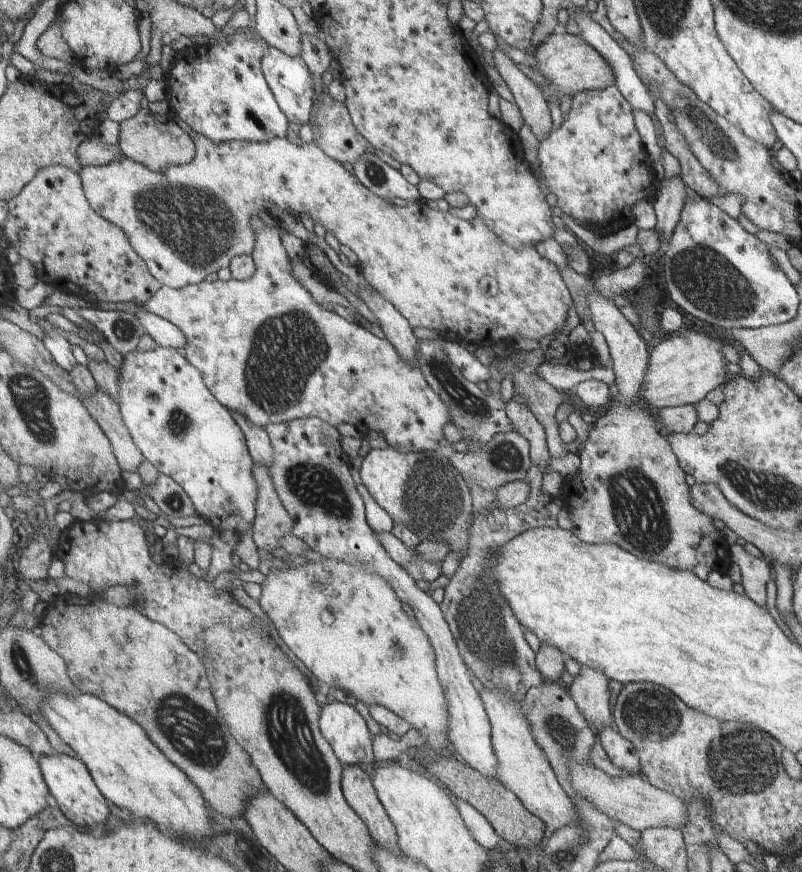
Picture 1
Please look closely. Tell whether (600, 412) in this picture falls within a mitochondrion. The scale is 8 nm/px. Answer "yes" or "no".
no

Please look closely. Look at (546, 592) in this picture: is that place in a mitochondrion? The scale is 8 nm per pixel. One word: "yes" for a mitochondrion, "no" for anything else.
no

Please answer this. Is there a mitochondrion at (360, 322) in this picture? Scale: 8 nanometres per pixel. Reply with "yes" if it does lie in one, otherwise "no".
no

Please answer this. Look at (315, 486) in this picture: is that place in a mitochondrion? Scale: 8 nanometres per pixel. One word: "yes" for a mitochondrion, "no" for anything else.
yes

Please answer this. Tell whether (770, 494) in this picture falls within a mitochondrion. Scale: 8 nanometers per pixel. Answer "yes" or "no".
yes

